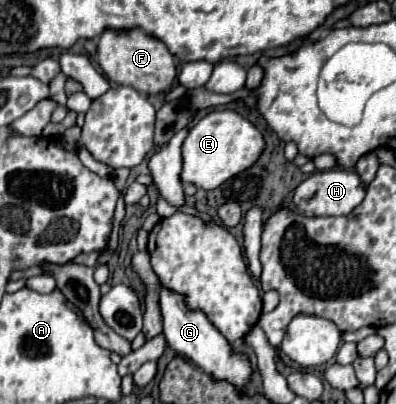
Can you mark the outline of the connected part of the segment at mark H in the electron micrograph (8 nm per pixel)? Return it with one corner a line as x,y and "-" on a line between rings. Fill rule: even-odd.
334,168
334,170
324,170
324,172
314,172
306,180
302,180
292,196
294,210
300,216
344,216
350,214
362,200
364,200
364,184
360,176
354,170
344,170
344,168

